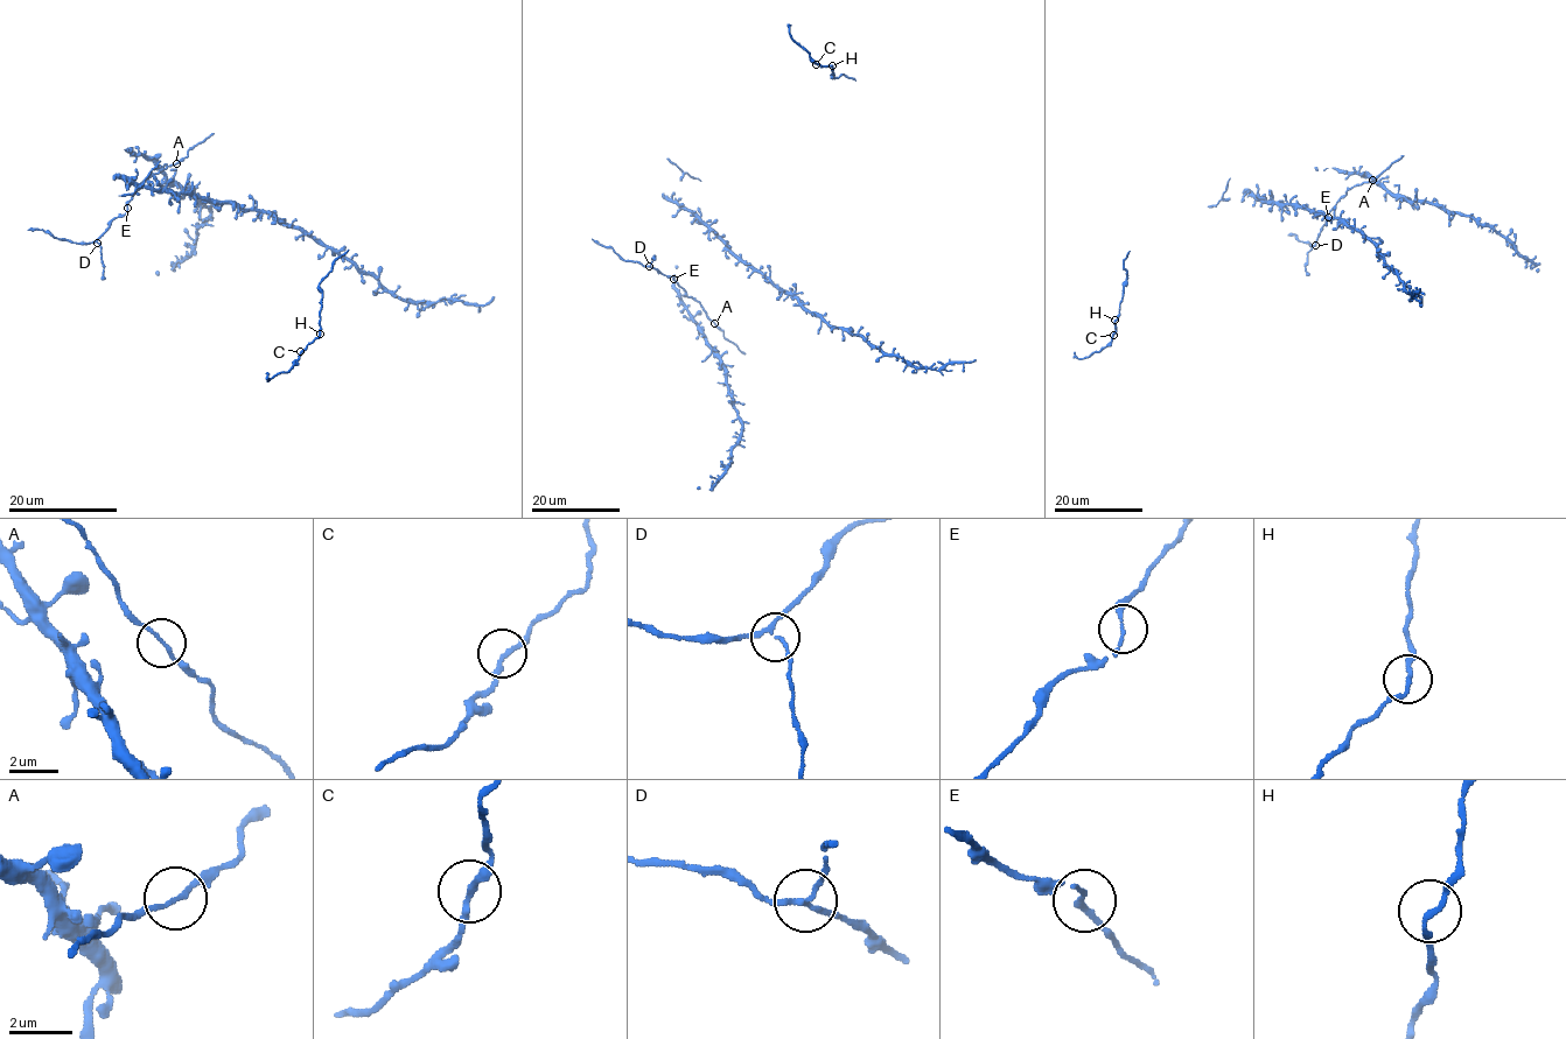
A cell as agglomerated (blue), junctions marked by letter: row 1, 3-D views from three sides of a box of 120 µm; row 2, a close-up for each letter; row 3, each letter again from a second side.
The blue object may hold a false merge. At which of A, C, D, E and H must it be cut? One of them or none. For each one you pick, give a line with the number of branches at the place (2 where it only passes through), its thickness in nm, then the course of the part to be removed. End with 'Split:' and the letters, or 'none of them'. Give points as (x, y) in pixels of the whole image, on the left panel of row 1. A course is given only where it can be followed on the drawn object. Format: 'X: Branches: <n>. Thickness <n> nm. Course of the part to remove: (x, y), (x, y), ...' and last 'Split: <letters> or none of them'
Split: none of them

